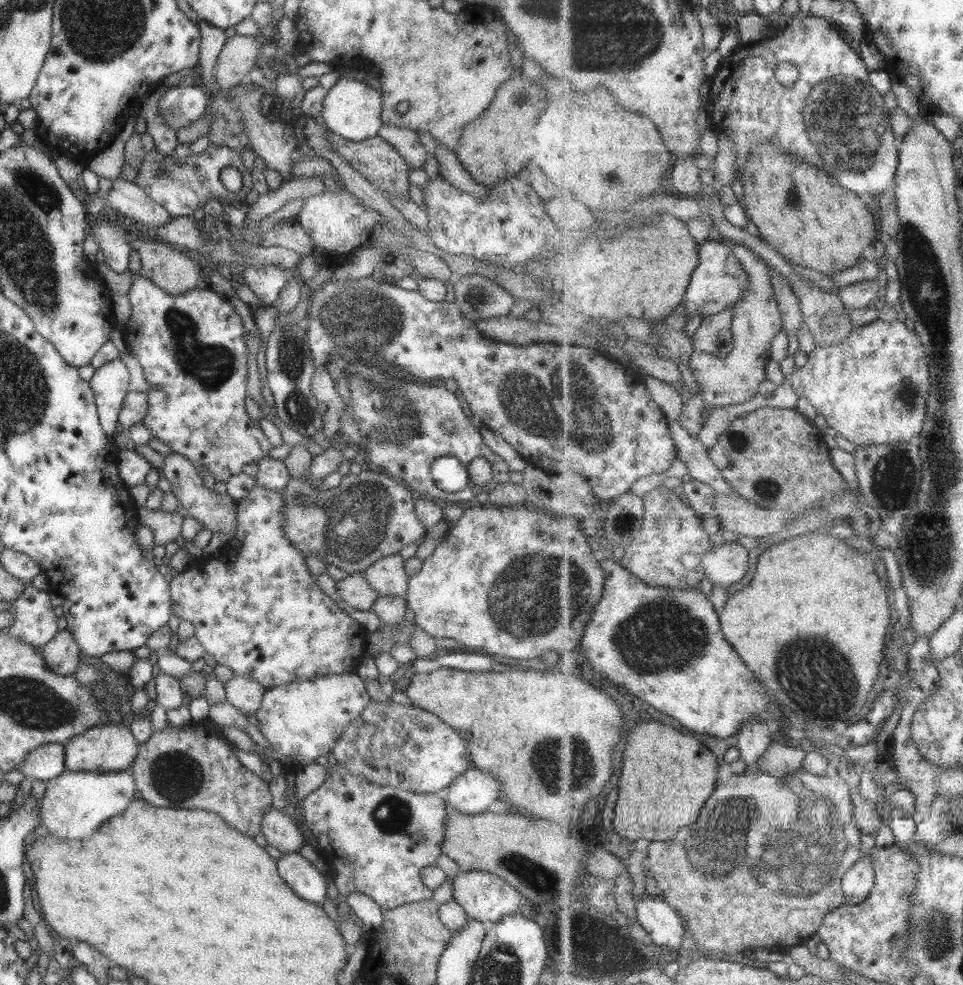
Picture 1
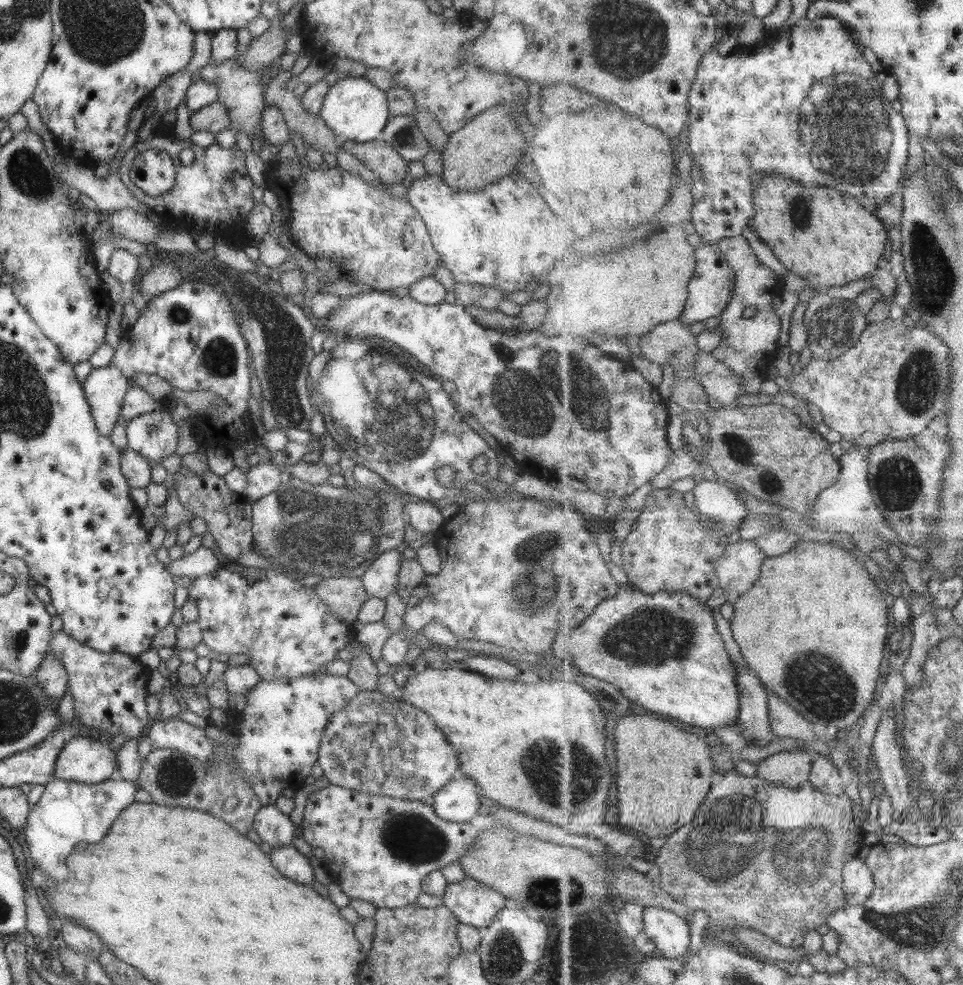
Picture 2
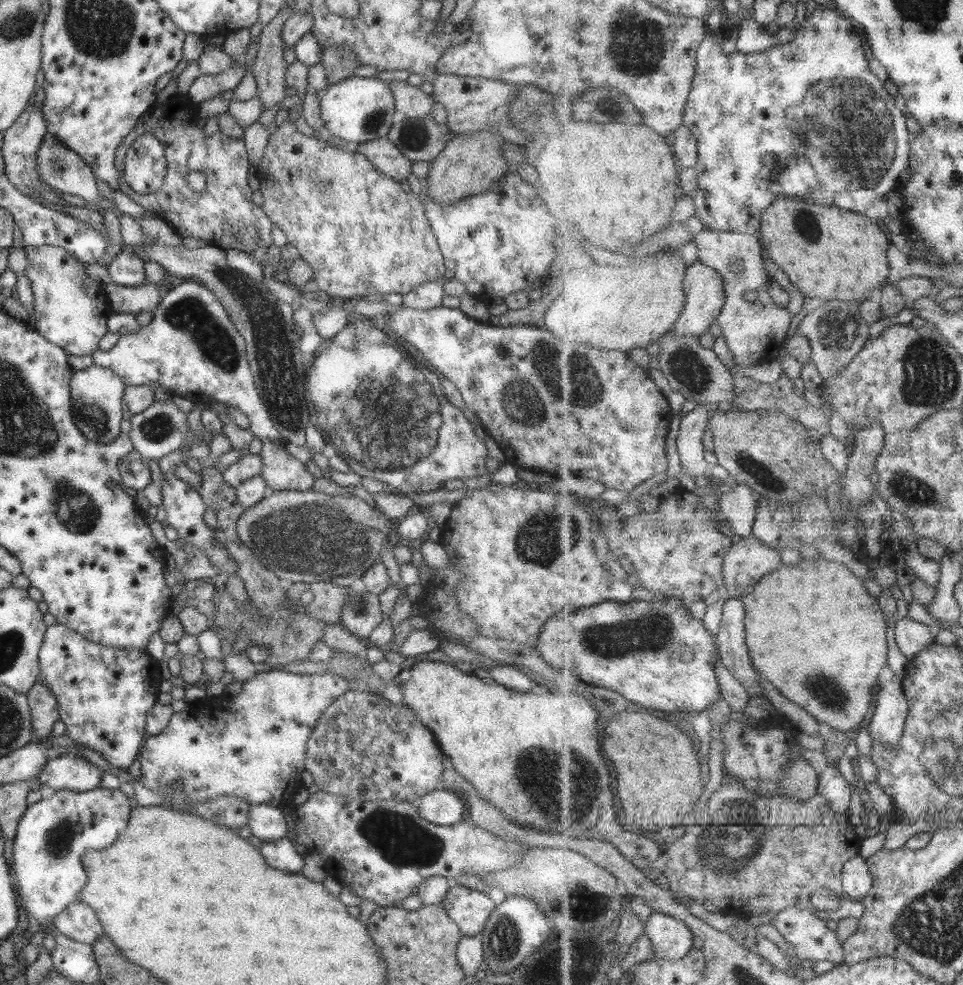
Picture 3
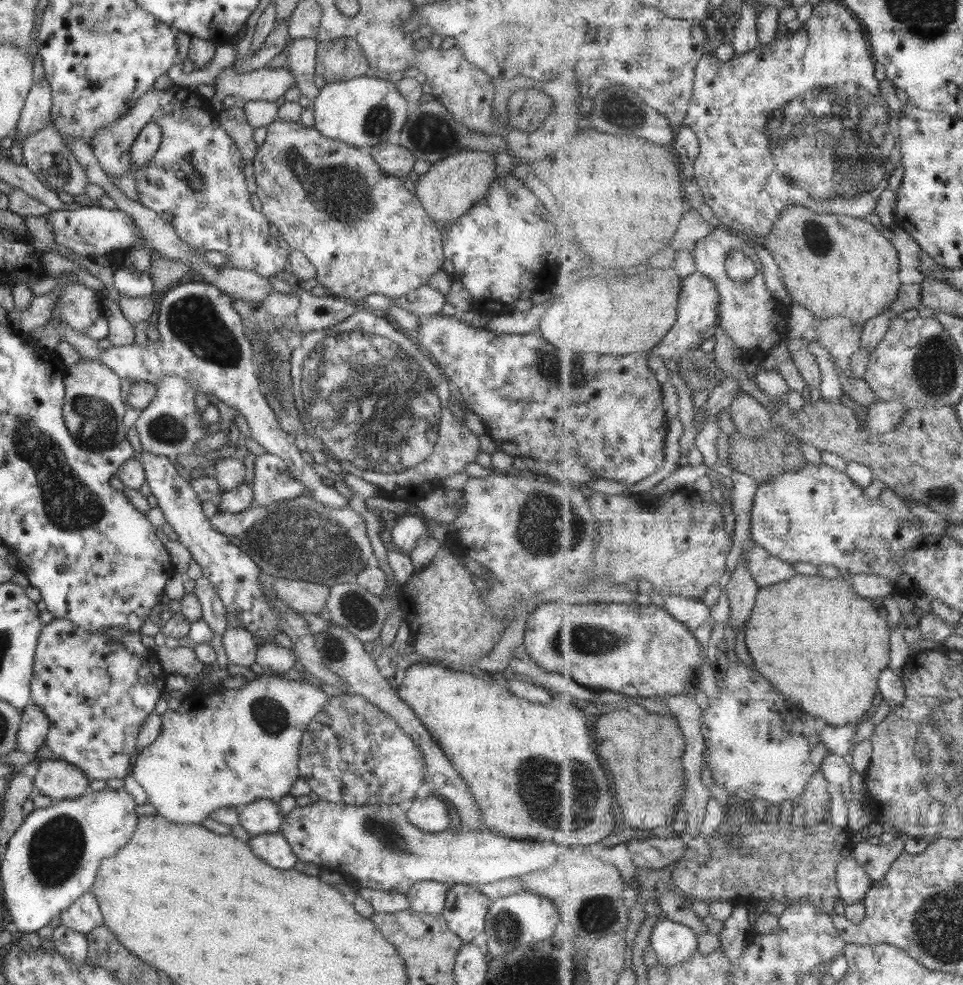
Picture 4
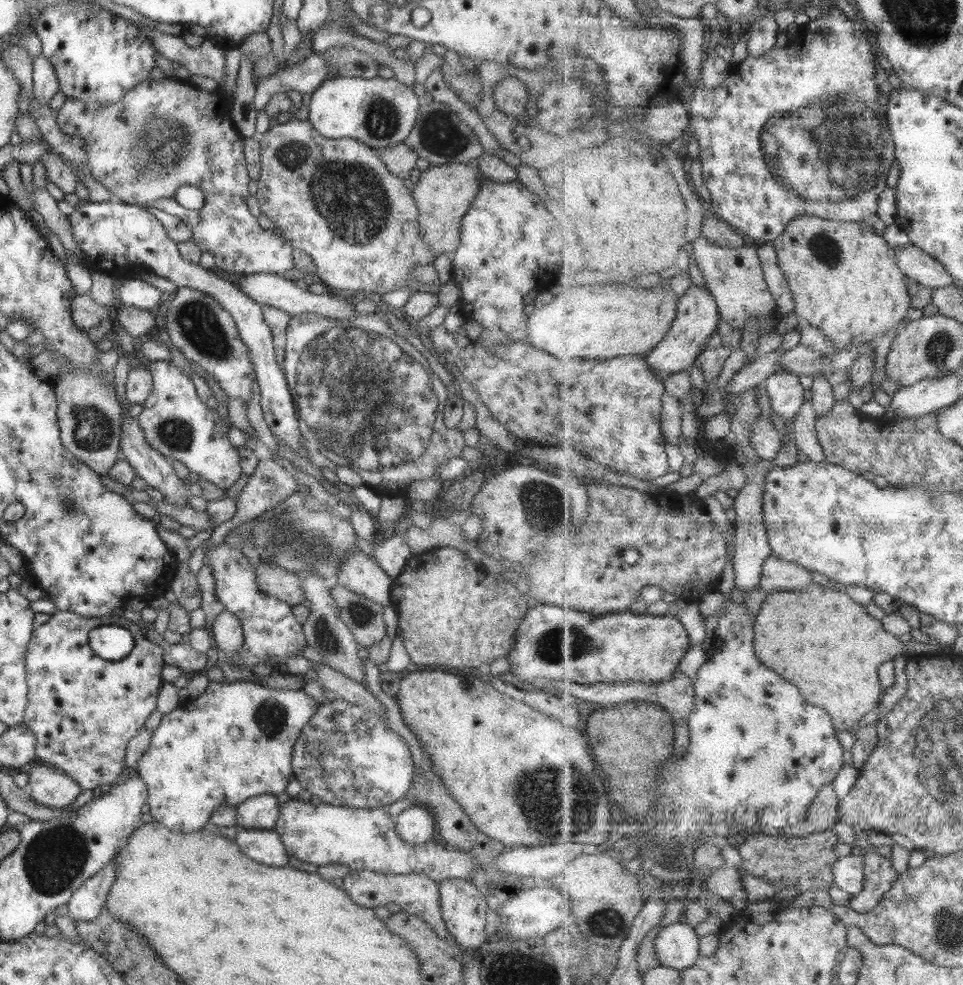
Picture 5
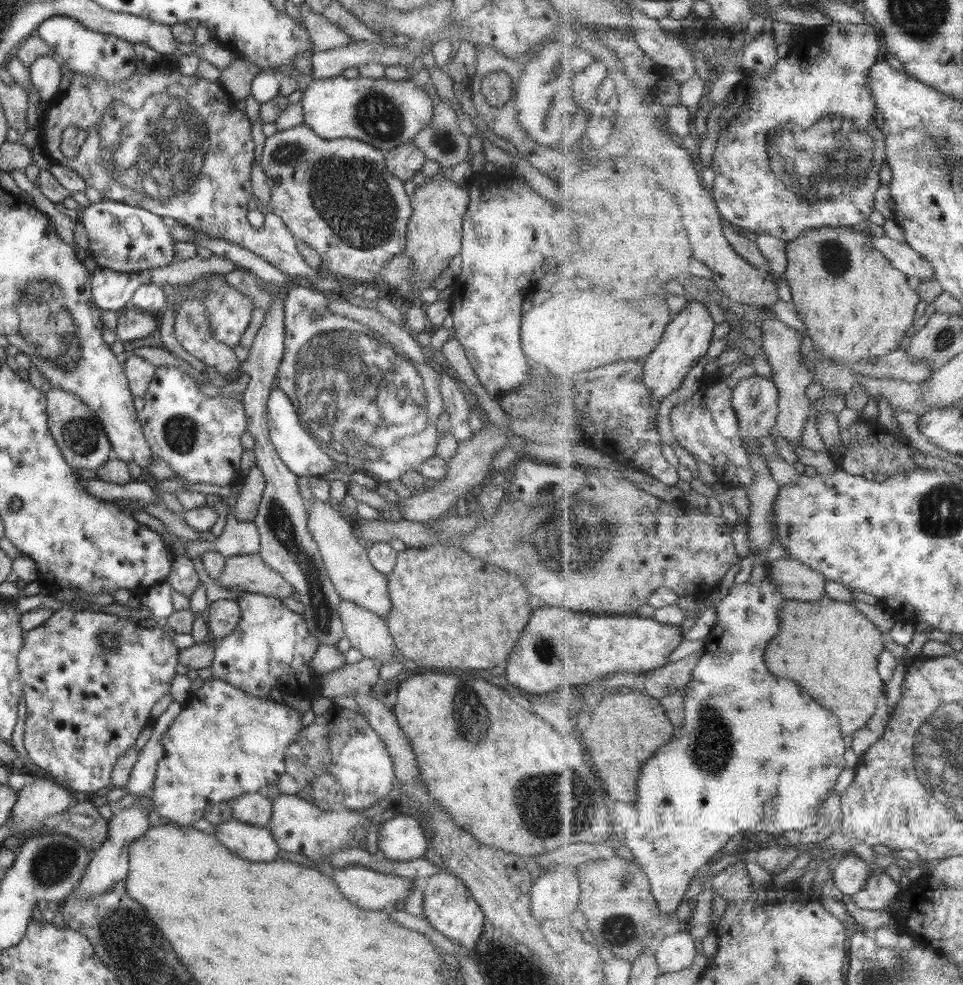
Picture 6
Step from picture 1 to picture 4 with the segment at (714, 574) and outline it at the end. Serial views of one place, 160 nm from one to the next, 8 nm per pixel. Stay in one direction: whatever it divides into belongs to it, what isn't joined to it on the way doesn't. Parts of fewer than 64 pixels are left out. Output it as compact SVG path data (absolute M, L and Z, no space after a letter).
M756 543L751 544L749 550L743 546L743 550L747 551L741 554L746 560L746 567L761 588L793 579L799 574L793 563L771 555Z

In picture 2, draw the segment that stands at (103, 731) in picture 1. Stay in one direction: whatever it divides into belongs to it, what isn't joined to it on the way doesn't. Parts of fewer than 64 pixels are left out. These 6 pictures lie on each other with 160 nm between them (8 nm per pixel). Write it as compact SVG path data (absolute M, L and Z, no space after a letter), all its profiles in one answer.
M75 735L64 742L57 754L54 778L97 784L116 776L116 752L105 738Z

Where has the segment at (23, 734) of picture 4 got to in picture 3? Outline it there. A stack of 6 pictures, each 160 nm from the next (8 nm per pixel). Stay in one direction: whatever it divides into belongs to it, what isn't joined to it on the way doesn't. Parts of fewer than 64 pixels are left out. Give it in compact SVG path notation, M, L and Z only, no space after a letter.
M39 681L31 685L26 697L31 715L33 741L40 741L50 733L51 726L58 720L56 698L51 689Z

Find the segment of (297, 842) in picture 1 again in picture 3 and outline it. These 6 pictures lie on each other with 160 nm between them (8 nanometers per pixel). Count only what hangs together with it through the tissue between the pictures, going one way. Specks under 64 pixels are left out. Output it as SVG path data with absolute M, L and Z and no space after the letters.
M250 804L246 819L246 826L251 834L263 842L279 840L287 834L287 824L281 807Z

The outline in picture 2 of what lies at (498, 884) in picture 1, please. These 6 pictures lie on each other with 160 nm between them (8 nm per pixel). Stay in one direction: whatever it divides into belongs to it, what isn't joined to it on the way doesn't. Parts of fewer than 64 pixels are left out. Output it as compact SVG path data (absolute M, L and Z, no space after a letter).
M465 876L459 882L447 883L442 904L452 912L459 923L477 929L491 924L498 910L504 908L505 897Z

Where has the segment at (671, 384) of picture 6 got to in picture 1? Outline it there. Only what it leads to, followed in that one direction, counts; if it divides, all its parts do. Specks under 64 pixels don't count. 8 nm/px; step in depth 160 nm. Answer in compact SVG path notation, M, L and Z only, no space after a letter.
M708 238L700 244L700 263L692 276L685 298L685 312L691 316L711 316L733 308L751 287L750 276L741 264L732 246L726 241L719 242Z

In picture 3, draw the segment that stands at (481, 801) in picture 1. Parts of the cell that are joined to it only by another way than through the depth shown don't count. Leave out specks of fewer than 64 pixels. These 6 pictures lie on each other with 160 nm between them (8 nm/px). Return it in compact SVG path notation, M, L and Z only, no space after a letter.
M437 788L421 796L415 803L419 816L439 826L451 826L461 821L465 803L457 792L449 788Z

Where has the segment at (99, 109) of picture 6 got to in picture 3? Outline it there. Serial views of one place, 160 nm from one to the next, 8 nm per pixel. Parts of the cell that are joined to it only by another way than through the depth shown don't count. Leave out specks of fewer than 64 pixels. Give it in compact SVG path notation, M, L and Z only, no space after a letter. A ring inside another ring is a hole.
M177 93L161 104L155 103L139 117L135 127L115 151L115 168L122 170L126 151L133 141L145 133L151 133L156 136L165 155L164 183L157 192L151 194L138 195L125 183L119 183L118 190L146 211L170 224L183 238L201 238L208 245L223 250L241 250L261 267L261 263L266 262L279 269L282 266L279 248L273 245L269 237L273 224L260 207L251 202L252 191L247 185L249 159L242 138L231 139L219 132L205 135L203 124L201 128L196 127L196 122L202 122L198 119L197 110L198 105L191 103L187 95ZM193 171L203 175L205 184L201 192L187 190L185 176Z

